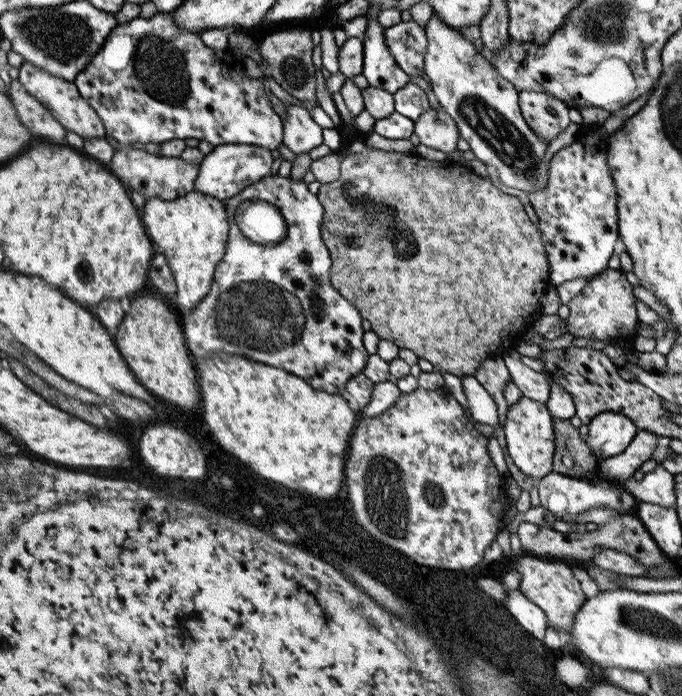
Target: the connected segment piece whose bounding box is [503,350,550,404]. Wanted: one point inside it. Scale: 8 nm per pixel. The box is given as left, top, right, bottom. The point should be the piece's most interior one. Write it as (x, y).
(534, 385)

